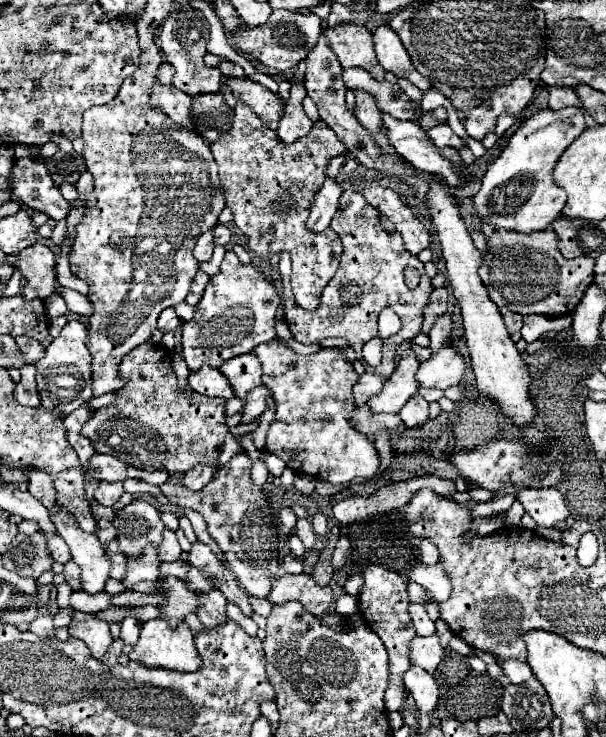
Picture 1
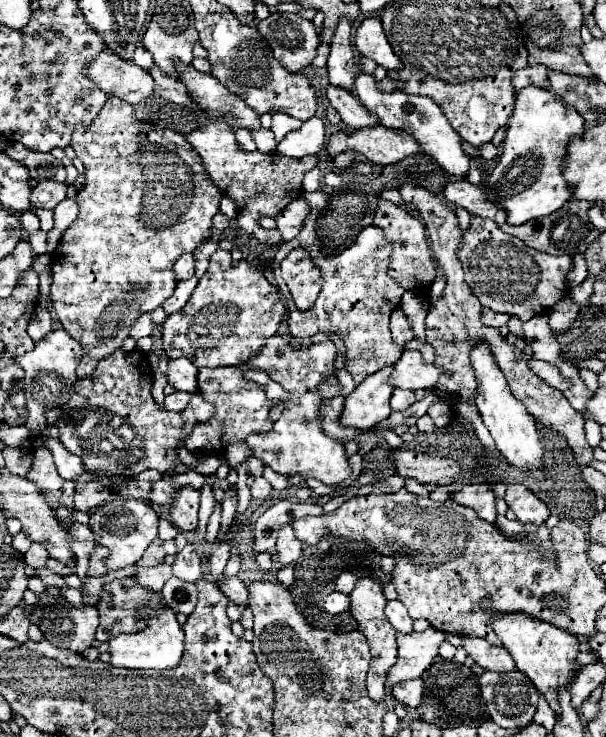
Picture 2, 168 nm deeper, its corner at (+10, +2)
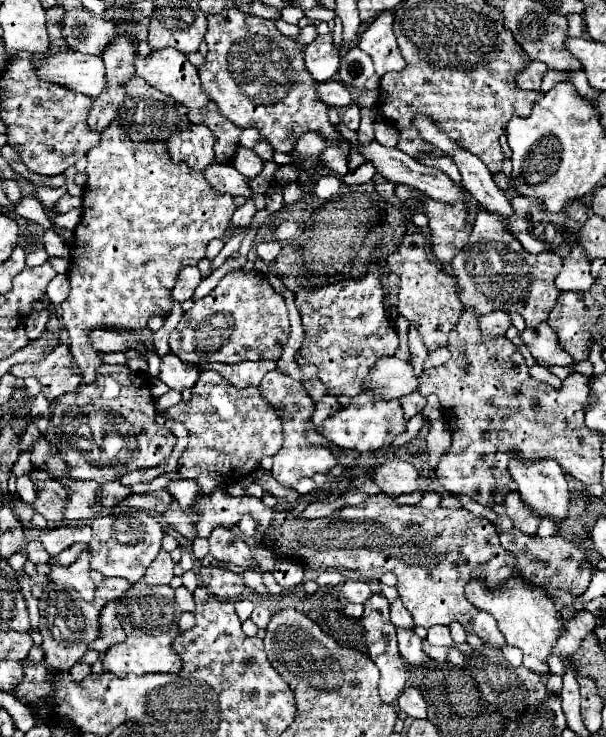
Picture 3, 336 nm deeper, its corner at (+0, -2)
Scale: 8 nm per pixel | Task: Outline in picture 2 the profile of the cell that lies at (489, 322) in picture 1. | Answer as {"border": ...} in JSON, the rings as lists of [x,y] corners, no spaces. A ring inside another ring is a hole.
{"border":[[[475,342],[471,346],[471,366],[473,366],[475,378],[477,378],[475,404],[483,416],[487,430],[491,432],[491,436],[497,444],[497,450],[509,460],[509,464],[513,464],[521,470],[539,468],[543,464],[543,460],[541,460],[543,458],[543,444],[541,444],[541,436],[535,428],[535,418],[521,404],[521,400],[517,400],[513,396],[513,392],[509,390],[507,378],[503,376],[501,368],[497,366],[487,342]]]}

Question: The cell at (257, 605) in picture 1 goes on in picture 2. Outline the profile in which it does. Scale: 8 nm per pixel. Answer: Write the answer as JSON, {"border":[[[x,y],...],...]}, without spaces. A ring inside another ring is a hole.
{"border":[[[237,576],[235,578],[219,578],[219,586],[231,602],[235,602],[239,606],[247,606],[247,600],[249,600],[247,598],[247,588]]]}

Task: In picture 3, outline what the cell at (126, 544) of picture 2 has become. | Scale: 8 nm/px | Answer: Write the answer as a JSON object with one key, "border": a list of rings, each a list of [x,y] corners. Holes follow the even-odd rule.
{"border":[[[117,514],[117,516],[99,516],[89,522],[93,528],[93,538],[89,542],[91,552],[91,568],[101,572],[103,576],[123,578],[127,582],[139,582],[147,570],[147,566],[157,558],[161,550],[163,528],[149,514]]]}

